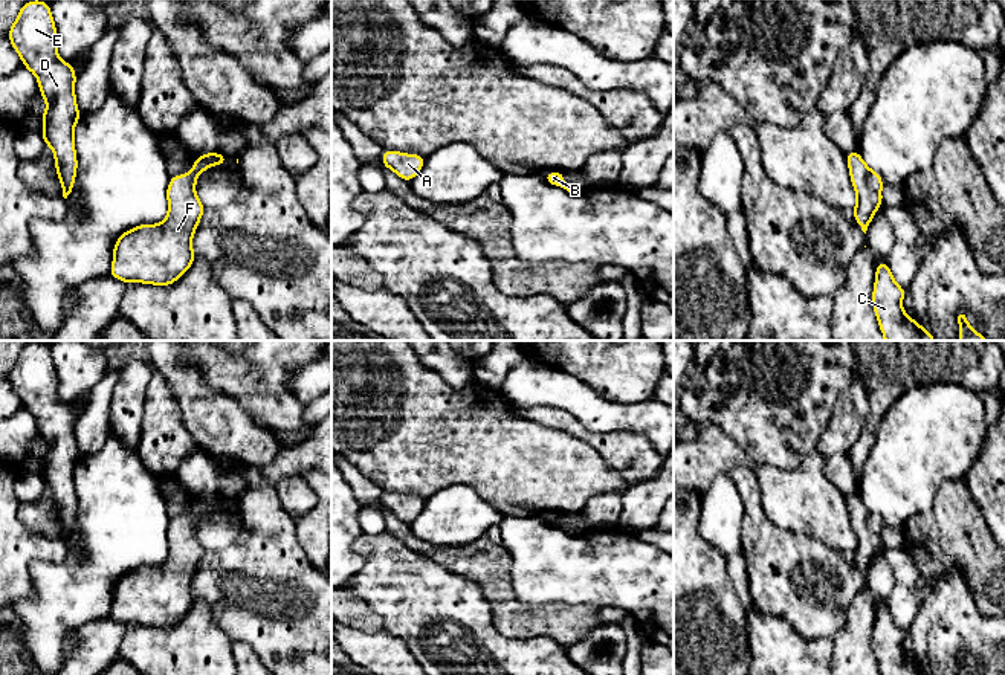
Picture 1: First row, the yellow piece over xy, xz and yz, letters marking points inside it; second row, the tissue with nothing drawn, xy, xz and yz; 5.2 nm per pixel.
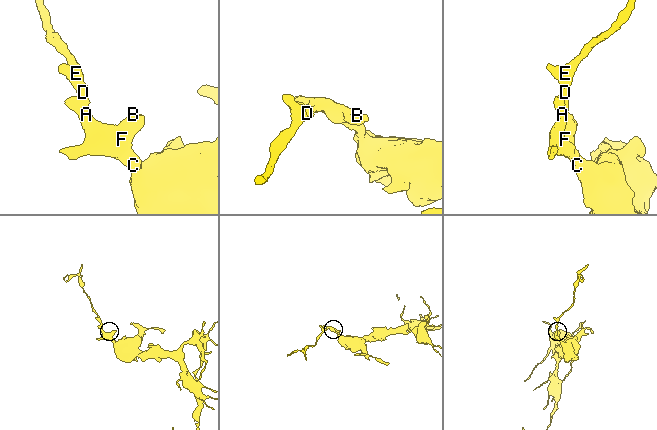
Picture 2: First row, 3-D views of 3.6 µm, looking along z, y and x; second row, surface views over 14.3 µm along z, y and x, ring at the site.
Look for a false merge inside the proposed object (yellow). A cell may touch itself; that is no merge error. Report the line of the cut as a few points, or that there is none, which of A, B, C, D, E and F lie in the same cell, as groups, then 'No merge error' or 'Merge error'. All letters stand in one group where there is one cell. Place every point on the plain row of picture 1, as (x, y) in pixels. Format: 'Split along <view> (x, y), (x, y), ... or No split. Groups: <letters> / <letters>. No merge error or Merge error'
No split. Groups: A B C D E F. No merge error

